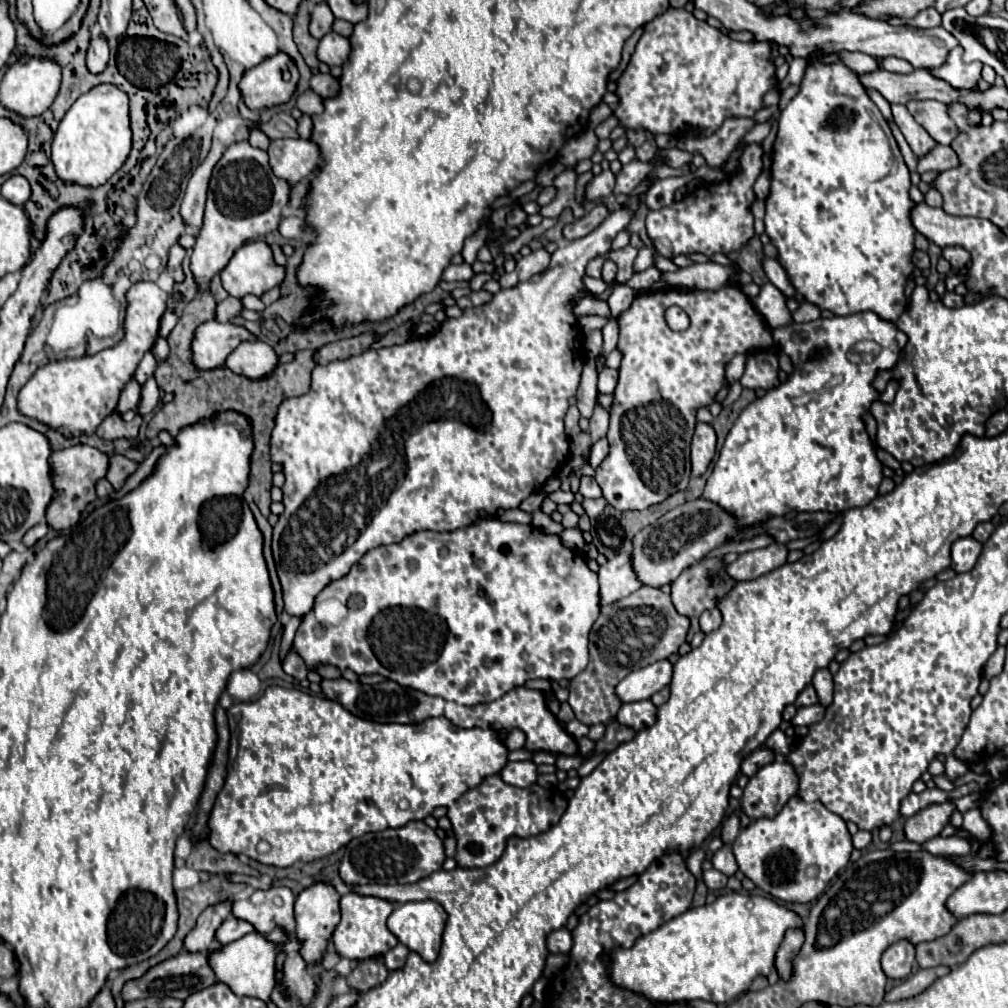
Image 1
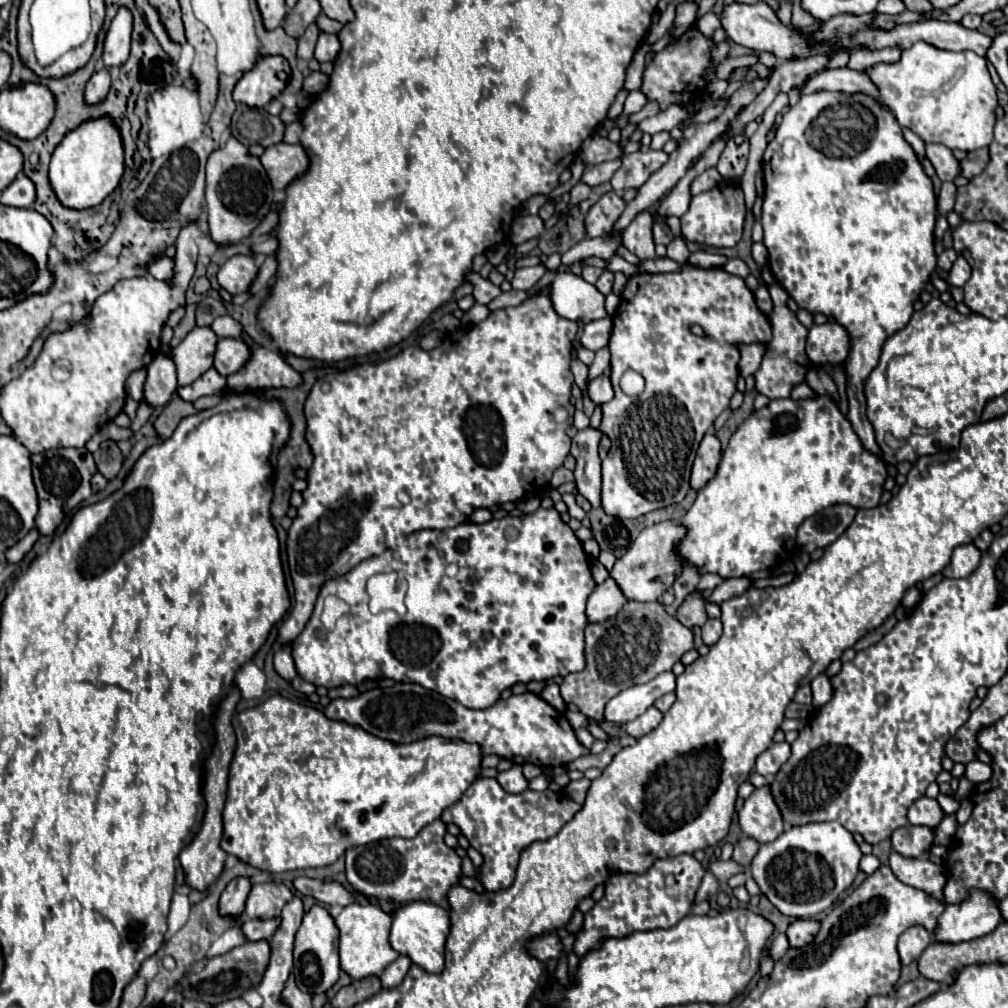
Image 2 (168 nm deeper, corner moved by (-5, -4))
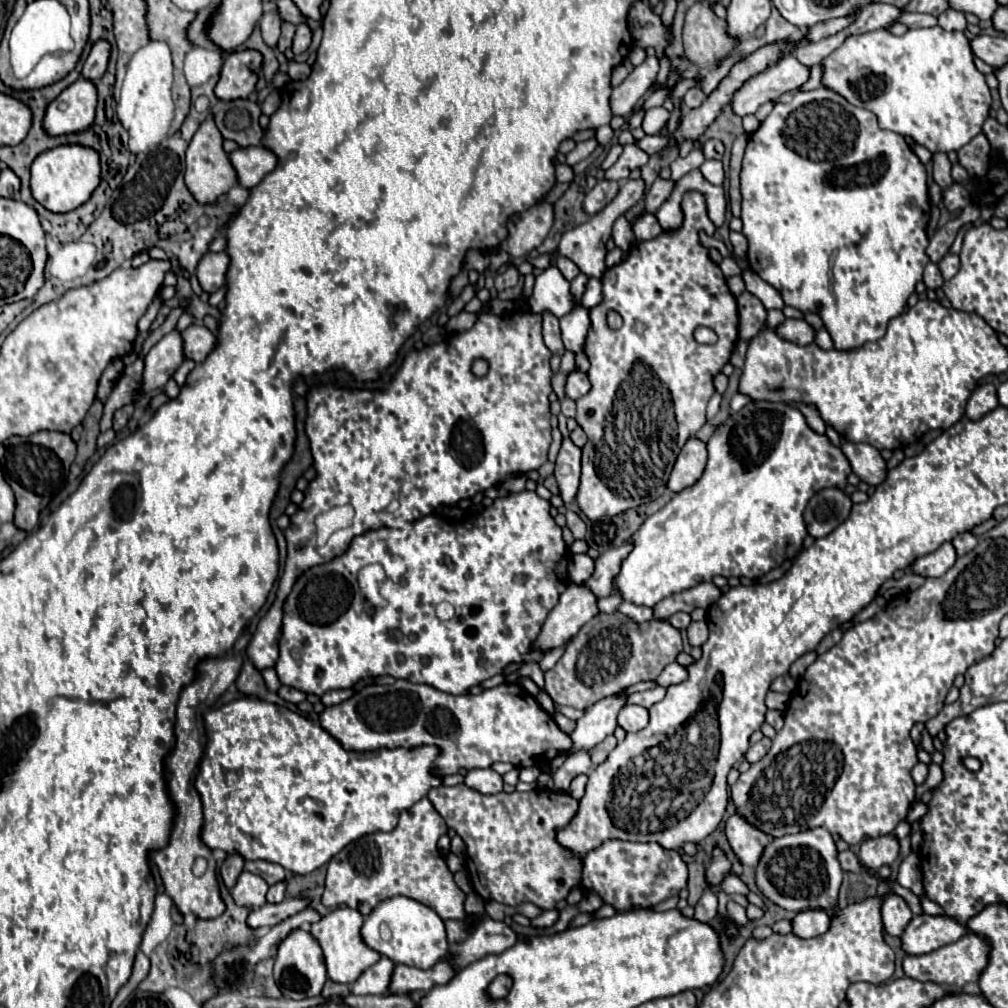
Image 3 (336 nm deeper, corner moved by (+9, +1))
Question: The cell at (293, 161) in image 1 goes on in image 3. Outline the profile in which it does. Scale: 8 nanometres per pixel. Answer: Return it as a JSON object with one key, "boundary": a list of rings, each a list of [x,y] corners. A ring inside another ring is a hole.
{"boundary":[[[265,146],[237,148],[229,154],[229,160],[237,170],[239,184],[245,188],[257,186],[277,166],[277,156]]]}

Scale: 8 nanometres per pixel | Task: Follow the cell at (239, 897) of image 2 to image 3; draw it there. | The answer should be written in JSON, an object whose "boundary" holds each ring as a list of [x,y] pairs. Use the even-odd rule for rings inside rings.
{"boundary":[[[239,854],[227,856],[227,860],[225,860],[223,866],[219,868],[219,874],[221,874],[221,878],[223,878],[223,884],[225,884],[227,888],[233,888],[233,886],[235,886],[239,874],[243,872],[243,864],[245,864],[245,860],[243,860]]]}

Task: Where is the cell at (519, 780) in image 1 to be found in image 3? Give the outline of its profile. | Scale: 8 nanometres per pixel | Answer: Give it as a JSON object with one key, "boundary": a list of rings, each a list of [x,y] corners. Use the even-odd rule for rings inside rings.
{"boundary":[[[475,768],[465,776],[465,784],[481,794],[497,794],[503,790],[503,778],[491,768]]]}

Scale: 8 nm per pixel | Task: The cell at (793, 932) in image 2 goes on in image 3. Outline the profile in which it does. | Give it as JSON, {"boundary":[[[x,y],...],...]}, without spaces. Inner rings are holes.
{"boundary":[[[805,910],[805,912],[799,912],[793,920],[793,934],[799,936],[799,938],[813,938],[817,934],[823,934],[827,932],[829,928],[829,916],[825,910]]]}

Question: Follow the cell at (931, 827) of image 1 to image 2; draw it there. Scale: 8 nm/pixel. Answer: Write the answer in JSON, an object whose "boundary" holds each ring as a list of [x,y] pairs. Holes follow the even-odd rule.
{"boundary":[[[907,825],[891,835],[891,849],[903,857],[921,857],[933,843],[933,831],[929,827]]]}

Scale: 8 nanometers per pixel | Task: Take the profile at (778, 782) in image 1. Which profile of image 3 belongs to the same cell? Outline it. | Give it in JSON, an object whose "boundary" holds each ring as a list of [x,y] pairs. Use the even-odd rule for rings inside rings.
{"boundary":[[[737,812],[727,820],[725,834],[727,834],[731,850],[737,854],[737,858],[749,870],[755,870],[759,856],[761,856],[765,844],[769,842],[769,836],[765,832],[761,832],[759,828],[749,826],[749,822],[745,822],[745,818],[741,818],[741,814],[737,814]]]}

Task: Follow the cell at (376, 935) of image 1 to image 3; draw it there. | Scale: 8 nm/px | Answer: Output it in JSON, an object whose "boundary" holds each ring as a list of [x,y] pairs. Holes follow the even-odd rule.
{"boundary":[[[349,906],[335,908],[327,916],[323,916],[319,922],[315,922],[309,930],[311,934],[319,940],[327,964],[327,974],[333,982],[343,982],[343,984],[353,984],[369,966],[379,962],[381,954],[377,954],[373,948],[365,944],[361,938],[361,926],[363,926],[363,914],[359,910],[353,910]]]}

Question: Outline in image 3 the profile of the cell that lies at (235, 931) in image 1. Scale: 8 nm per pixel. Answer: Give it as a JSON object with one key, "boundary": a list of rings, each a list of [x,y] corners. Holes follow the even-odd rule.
{"boundary":[[[283,900],[281,904],[265,904],[265,906],[249,912],[249,918],[247,918],[249,928],[257,930],[257,928],[275,926],[281,920],[307,908],[307,904],[309,904],[309,900]]]}

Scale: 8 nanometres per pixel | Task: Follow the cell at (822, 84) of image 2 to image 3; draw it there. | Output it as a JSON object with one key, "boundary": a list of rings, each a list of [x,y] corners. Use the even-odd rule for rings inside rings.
{"boundary":[[[795,56],[783,58],[779,64],[769,66],[735,92],[733,110],[739,116],[755,114],[757,108],[769,100],[779,98],[783,92],[795,92],[809,80],[811,68],[795,60]]]}

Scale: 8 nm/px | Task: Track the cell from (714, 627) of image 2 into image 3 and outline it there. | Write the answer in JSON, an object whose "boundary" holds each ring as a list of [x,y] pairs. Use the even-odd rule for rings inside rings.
{"boundary":[[[691,622],[689,628],[687,628],[687,638],[689,638],[689,644],[691,646],[701,646],[709,636],[709,630],[707,630],[707,622]]]}

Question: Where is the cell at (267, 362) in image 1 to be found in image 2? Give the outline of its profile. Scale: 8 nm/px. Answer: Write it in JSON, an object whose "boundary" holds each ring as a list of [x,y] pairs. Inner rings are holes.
{"boundary":[[[219,339],[215,345],[215,355],[213,355],[213,367],[221,375],[231,375],[239,371],[251,357],[251,351],[245,341],[241,339]]]}

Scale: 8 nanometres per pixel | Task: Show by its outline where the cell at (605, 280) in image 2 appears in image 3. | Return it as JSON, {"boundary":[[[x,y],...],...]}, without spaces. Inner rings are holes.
{"boundary":[[[579,274],[575,280],[571,280],[571,294],[573,294],[577,300],[581,300],[587,282],[589,282],[589,276],[587,276],[587,274]]]}

